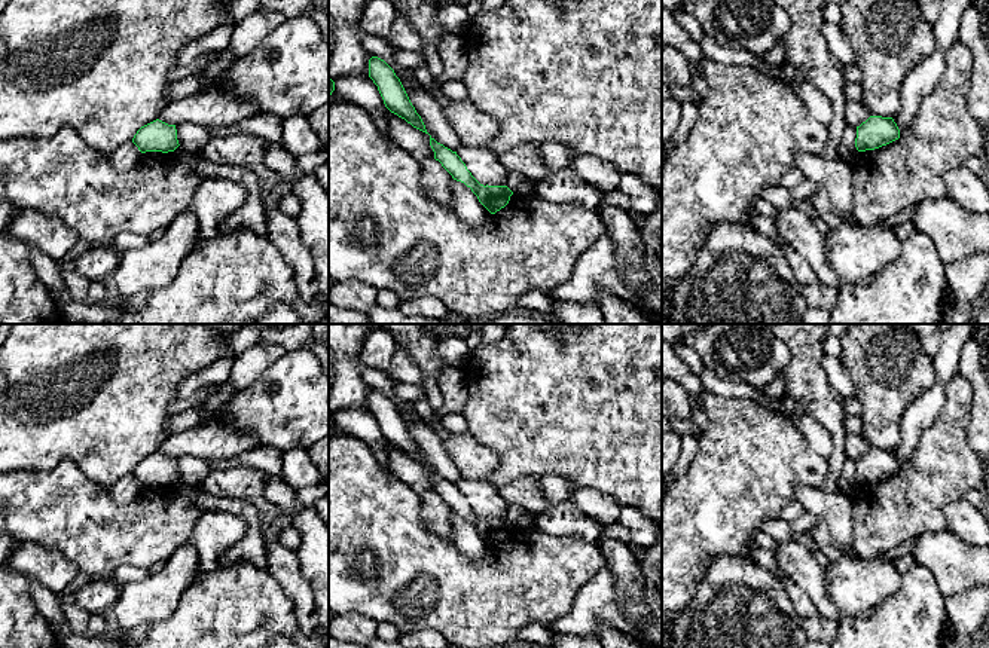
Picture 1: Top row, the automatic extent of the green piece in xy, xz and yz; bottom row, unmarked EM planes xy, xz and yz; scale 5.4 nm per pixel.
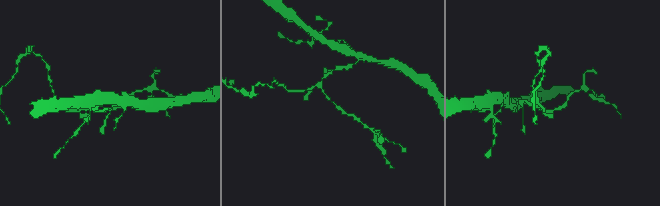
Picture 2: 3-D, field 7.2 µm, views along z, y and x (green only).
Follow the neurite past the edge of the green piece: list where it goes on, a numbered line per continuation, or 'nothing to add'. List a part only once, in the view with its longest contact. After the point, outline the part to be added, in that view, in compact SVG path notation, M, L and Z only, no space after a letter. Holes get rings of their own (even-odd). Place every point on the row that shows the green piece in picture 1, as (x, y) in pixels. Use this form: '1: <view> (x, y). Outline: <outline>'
nothing to add

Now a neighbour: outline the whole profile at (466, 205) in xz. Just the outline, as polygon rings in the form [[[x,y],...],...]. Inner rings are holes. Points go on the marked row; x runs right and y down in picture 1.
[[[452,180],[452,211],[471,227],[483,227],[491,221],[491,213],[464,183]]]

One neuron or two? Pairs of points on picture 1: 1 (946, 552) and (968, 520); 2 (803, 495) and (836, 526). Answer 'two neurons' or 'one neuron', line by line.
1: two neurons
2: one neuron

